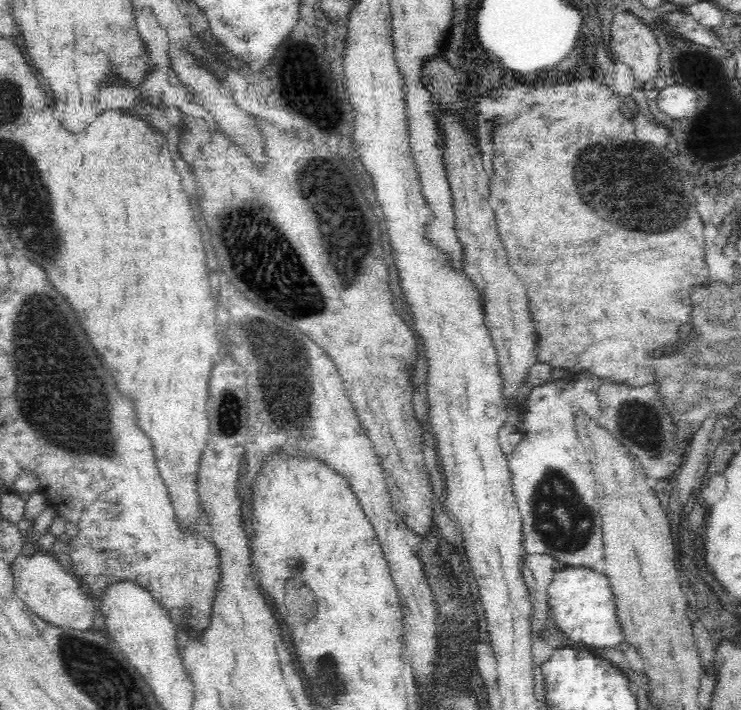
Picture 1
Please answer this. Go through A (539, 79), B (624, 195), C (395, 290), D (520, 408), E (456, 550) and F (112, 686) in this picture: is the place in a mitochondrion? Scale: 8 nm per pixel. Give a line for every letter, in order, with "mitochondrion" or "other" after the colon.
A: other
B: mitochondrion
C: other
D: other
E: other
F: mitochondrion

